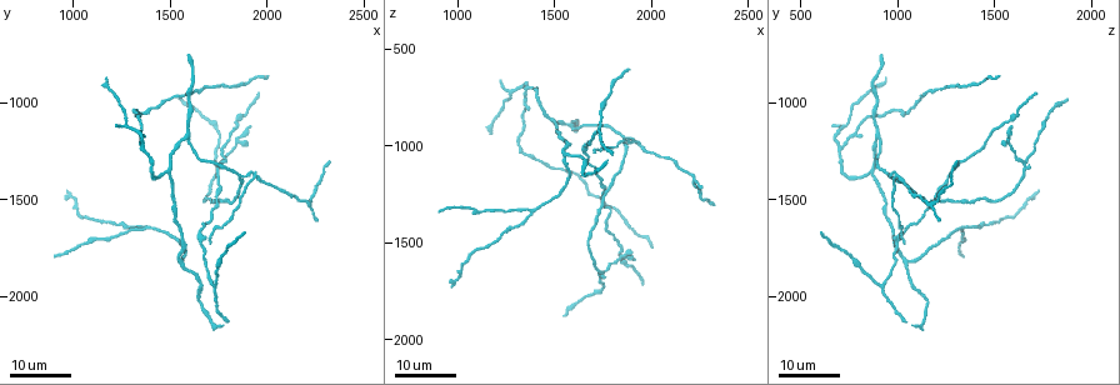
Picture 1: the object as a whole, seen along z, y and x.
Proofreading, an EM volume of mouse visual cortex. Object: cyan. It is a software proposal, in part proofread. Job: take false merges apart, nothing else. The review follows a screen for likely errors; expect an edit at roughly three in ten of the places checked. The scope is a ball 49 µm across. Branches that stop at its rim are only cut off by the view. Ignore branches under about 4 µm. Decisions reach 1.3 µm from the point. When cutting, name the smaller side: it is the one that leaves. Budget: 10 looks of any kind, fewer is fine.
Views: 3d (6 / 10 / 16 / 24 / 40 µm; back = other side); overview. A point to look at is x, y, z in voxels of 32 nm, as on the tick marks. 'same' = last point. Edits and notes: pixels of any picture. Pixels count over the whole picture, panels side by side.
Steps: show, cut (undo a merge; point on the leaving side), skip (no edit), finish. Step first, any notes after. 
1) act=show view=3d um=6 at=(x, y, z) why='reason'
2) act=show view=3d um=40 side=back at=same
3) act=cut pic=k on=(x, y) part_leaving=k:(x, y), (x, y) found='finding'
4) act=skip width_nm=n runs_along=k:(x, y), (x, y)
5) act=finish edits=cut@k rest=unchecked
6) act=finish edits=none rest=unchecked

act=show view=3d um=16 at=(1880, 1070, 1620) why='thick turns thin'

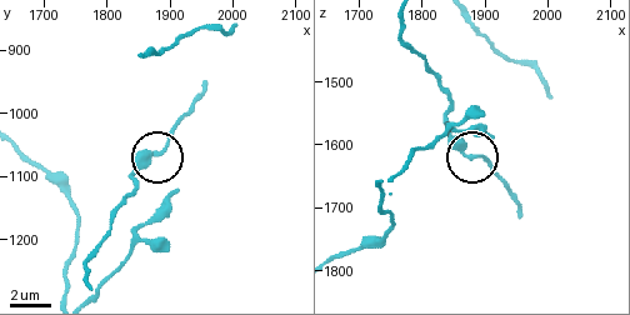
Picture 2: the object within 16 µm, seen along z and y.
act=show view=3d um=10 at=(1885, 1055, 1620) why='zoom in'

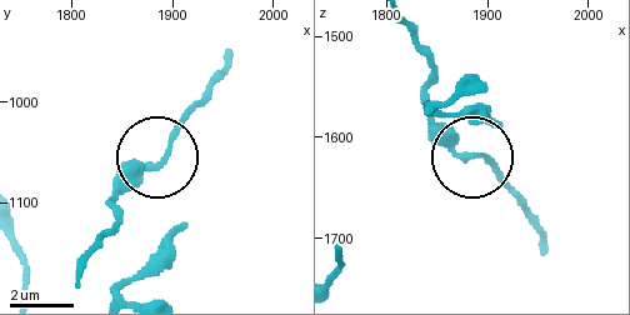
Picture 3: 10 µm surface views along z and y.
act=skip found='all the same neuron'

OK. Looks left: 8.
act=show view=3d um=24 at=(1370, 1640, 1330)

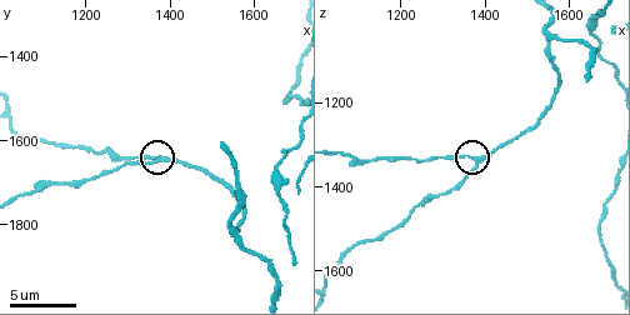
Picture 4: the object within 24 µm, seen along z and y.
act=show view=3d um=10 at=(1375, 1640, 1340)

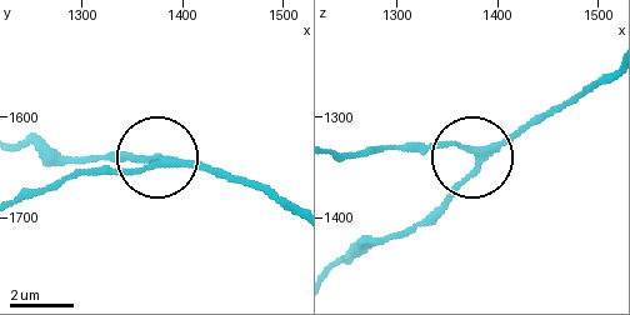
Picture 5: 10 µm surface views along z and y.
act=skip arms=3 runs_along=5:(288, 204), (255, 185), (166, 160), (126, 171), (71, 171) found='one neuron here'

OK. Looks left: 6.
act=show view=3d um=24 at=(1480, 1370, 870) why='three arms meet'

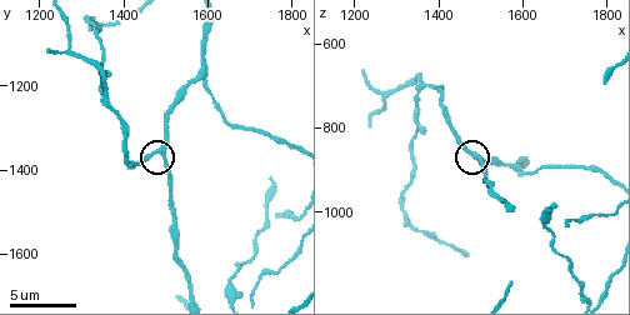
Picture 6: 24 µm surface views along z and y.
act=show view=3d um=10 at=(1485, 1355, 855)

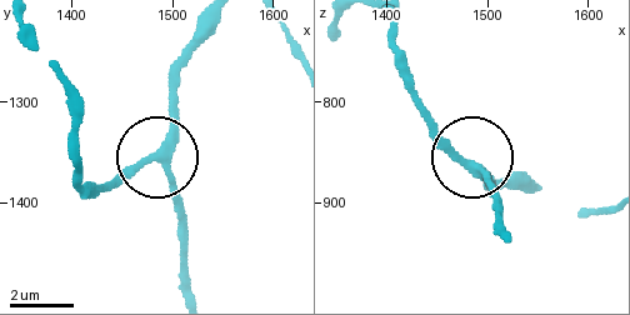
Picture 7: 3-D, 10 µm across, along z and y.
act=skip side_arm_um=54 arms=3 found='all the same neuron'

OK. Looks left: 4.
act=show view=3d um=6 at=(1580, 1180, 895) why='three arms meet'

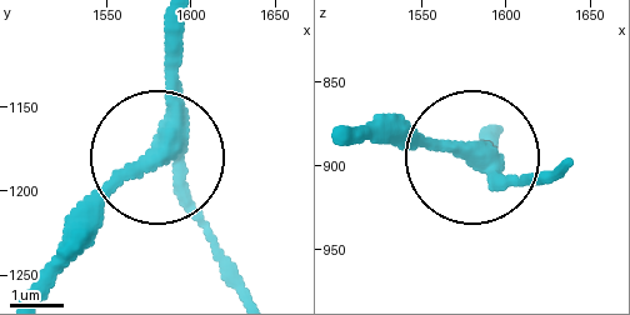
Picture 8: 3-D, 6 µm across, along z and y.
act=skip runs_along=8:(240, 281), (150, 146), (164, 30) found='continuous, no second neuron'

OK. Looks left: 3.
act=show view=3d um=16 at=(1930, 1380, 1000) why='branch point'

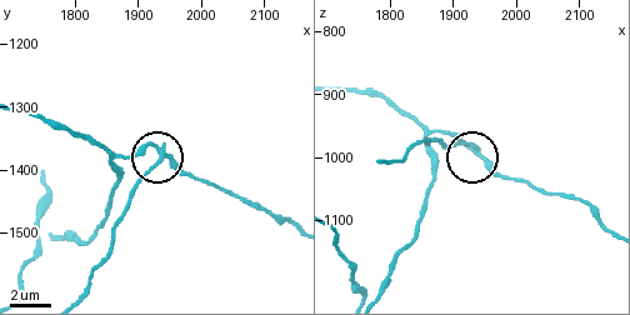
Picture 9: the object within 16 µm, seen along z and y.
act=show view=3d um=10 at=(1940, 1375, 995)

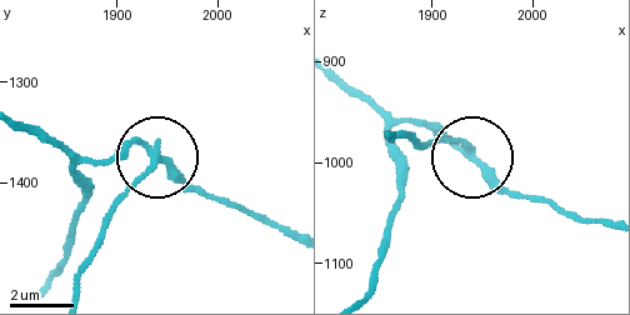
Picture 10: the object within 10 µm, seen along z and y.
act=cut pic=10 on=(115, 199) part_leaving=10:(153, 159), (110, 220), (80, 293) found='two neurons meet here'

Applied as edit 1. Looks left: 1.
act=finish edits=cut@10 rest=unchecked

